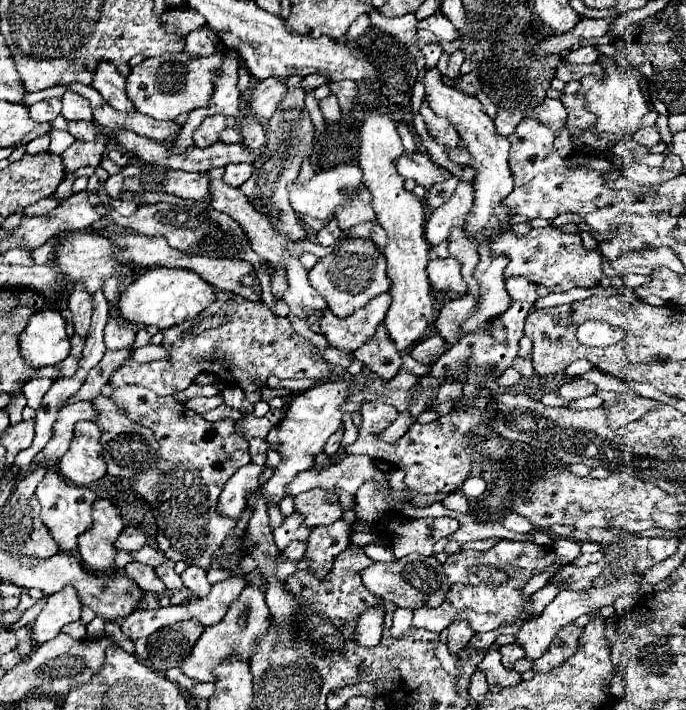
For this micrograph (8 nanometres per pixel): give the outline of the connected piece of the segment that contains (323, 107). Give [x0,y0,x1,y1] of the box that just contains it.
[320,93,342,123]

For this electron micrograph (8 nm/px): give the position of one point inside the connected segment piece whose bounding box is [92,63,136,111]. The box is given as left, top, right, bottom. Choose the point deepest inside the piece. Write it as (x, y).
(108, 82)

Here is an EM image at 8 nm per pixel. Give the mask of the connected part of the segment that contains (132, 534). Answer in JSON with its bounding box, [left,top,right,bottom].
[116,525,148,551]

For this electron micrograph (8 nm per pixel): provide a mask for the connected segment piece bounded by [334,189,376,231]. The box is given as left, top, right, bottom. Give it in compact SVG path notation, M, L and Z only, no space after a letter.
M364 189L348 205L338 207L334 217L338 219L338 225L340 225L342 231L348 231L348 229L352 229L354 225L358 225L362 221L374 221L376 213L372 211L372 197L370 197L370 193Z

